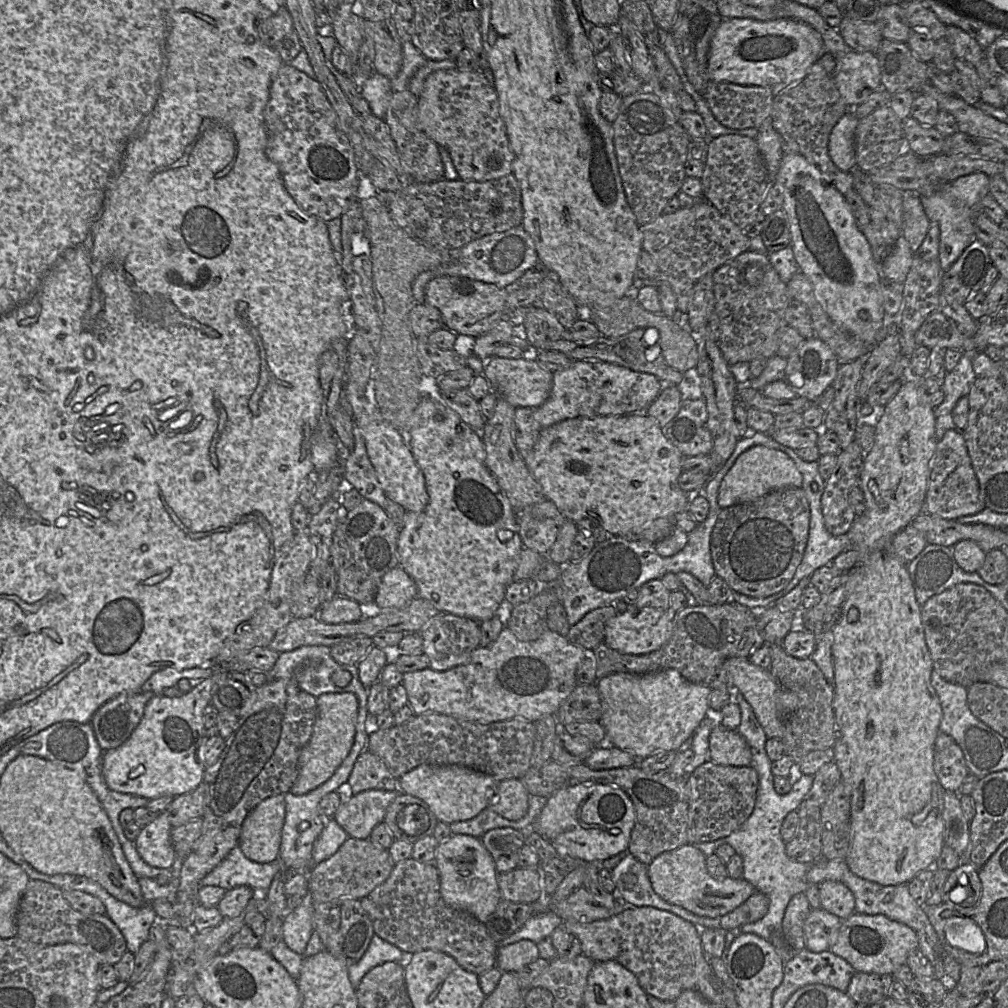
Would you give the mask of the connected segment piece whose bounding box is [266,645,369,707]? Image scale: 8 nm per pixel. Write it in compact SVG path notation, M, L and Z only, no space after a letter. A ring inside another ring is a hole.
M305 645L291 651L279 653L279 657L273 668L267 673L267 681L295 678L298 686L305 692L319 697L324 693L353 693L359 705L367 707L369 688L365 688L358 675L357 665L342 665L336 662L331 654L330 647L325 645ZM336 670L347 670L351 674L351 681L344 687L339 687L331 681L331 674Z

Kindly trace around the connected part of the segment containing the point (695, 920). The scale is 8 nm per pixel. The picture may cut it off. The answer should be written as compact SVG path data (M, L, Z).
M628 854L612 870L616 895L626 906L648 906L668 911L676 916L704 928L721 928L720 918L708 918L663 900L652 888L648 866Z

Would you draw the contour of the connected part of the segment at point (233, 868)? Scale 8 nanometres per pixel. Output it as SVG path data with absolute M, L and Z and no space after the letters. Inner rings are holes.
M237 845L201 880L200 887L219 886L225 890L231 890L237 886L246 885L254 890L254 896L265 897L273 878L283 869L280 859L270 863L249 860Z

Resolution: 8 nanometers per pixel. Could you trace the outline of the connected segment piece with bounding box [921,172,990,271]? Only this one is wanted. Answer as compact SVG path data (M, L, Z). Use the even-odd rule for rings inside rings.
M982 172L971 173L942 186L930 196L922 196L921 203L929 221L939 225L939 261L943 271L959 258L964 249L976 239L974 219L982 198L989 194L990 178Z

